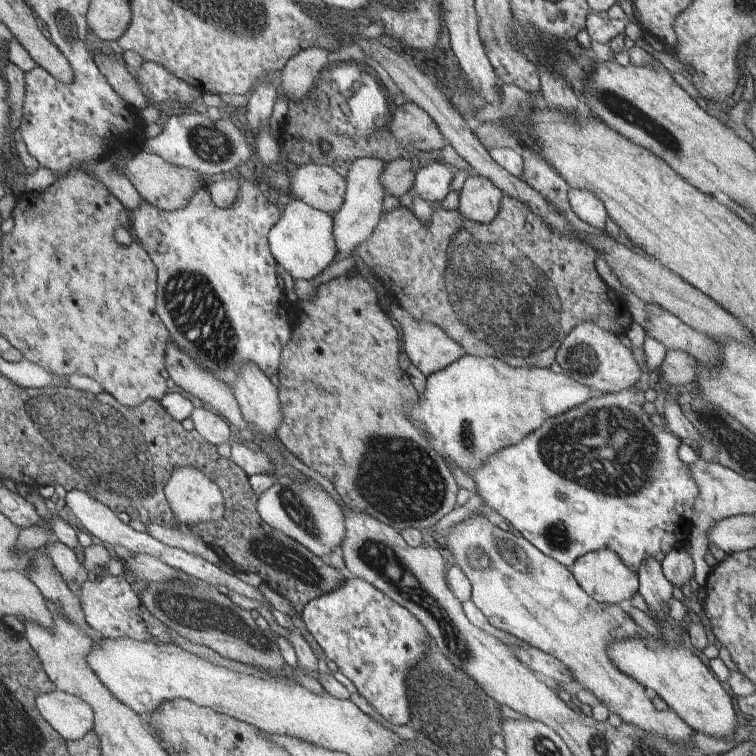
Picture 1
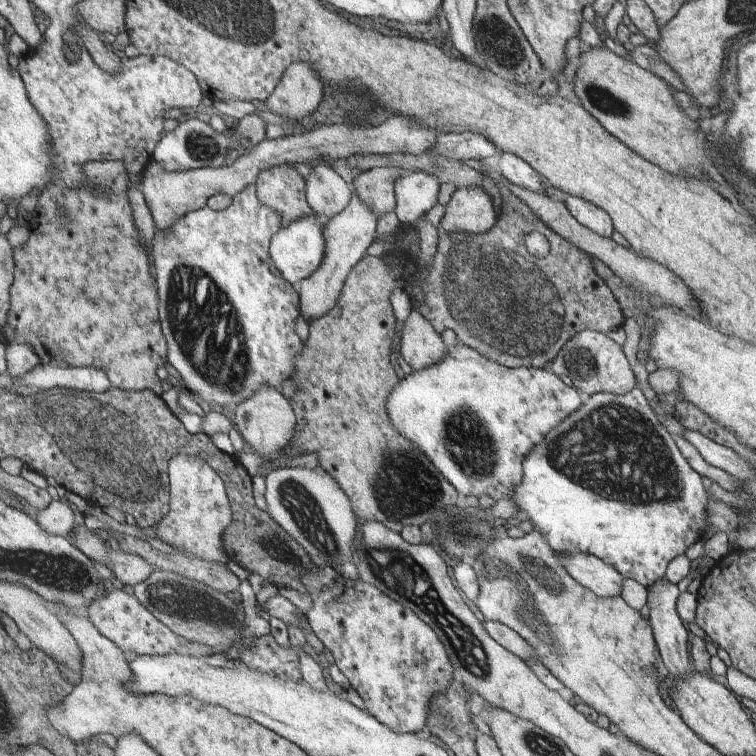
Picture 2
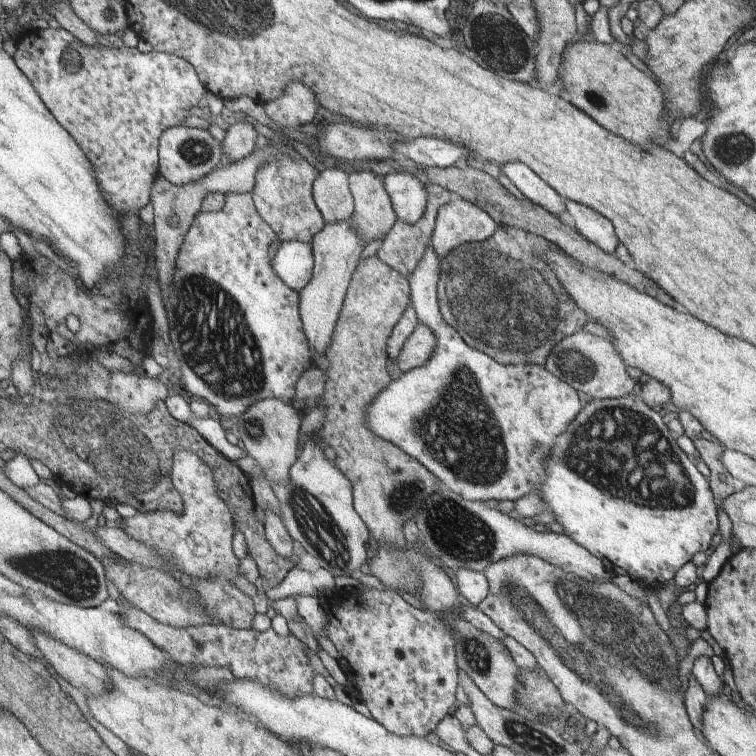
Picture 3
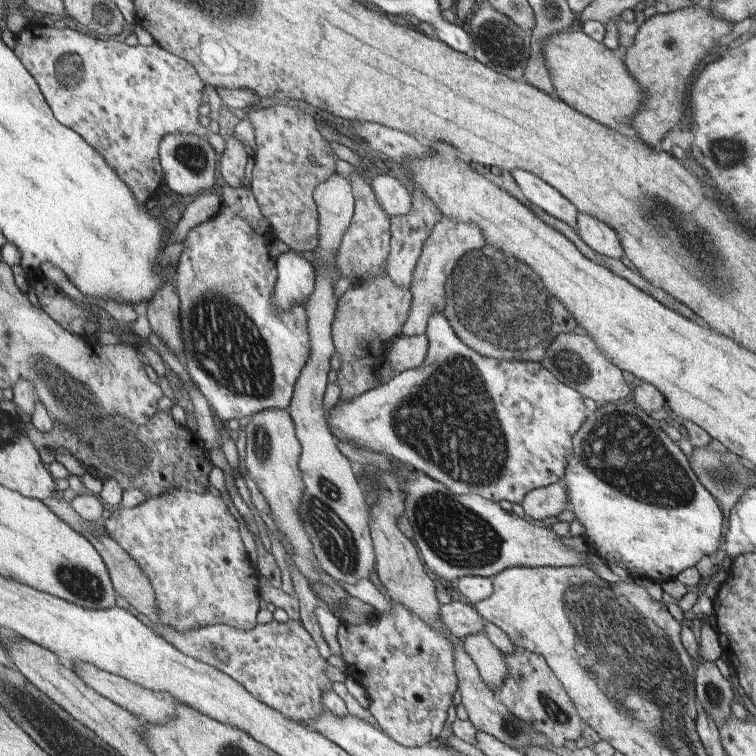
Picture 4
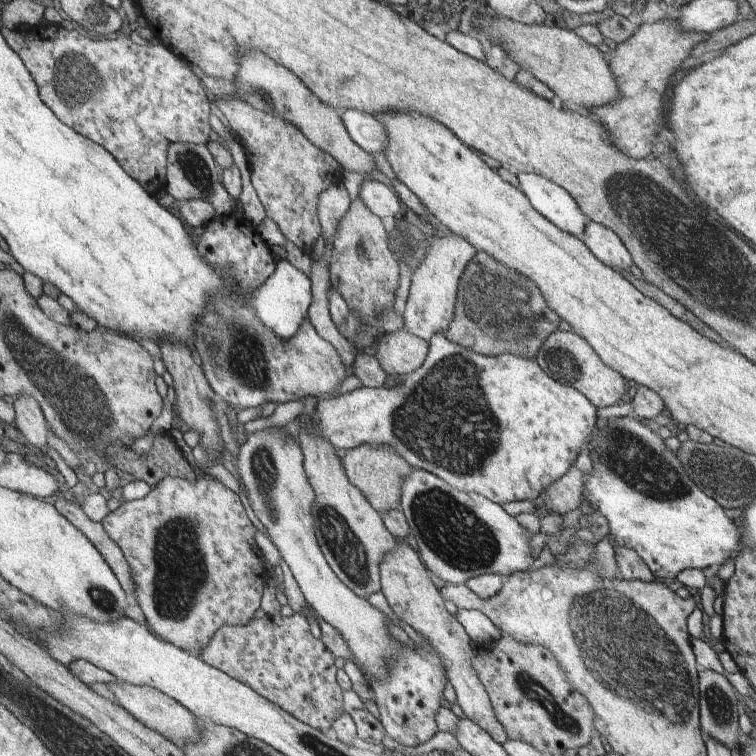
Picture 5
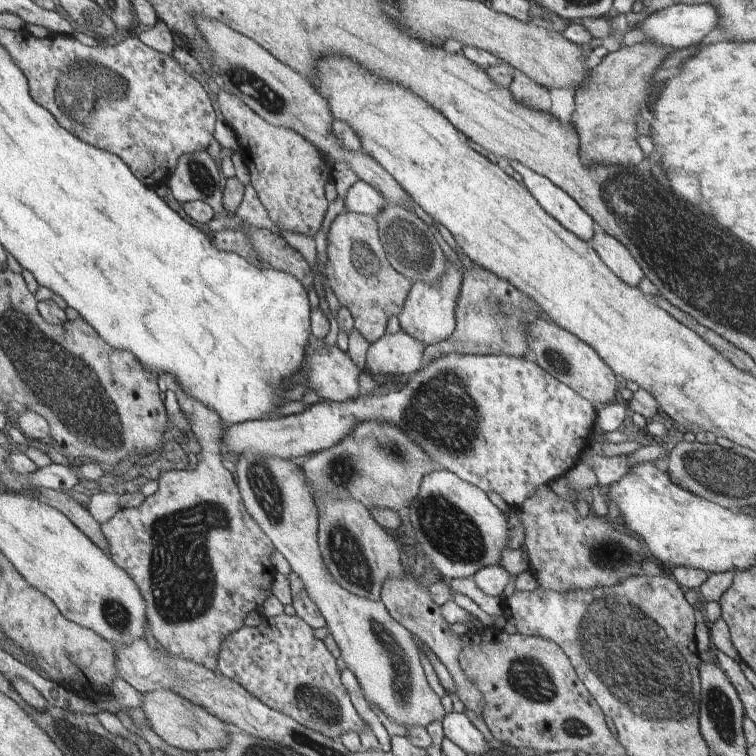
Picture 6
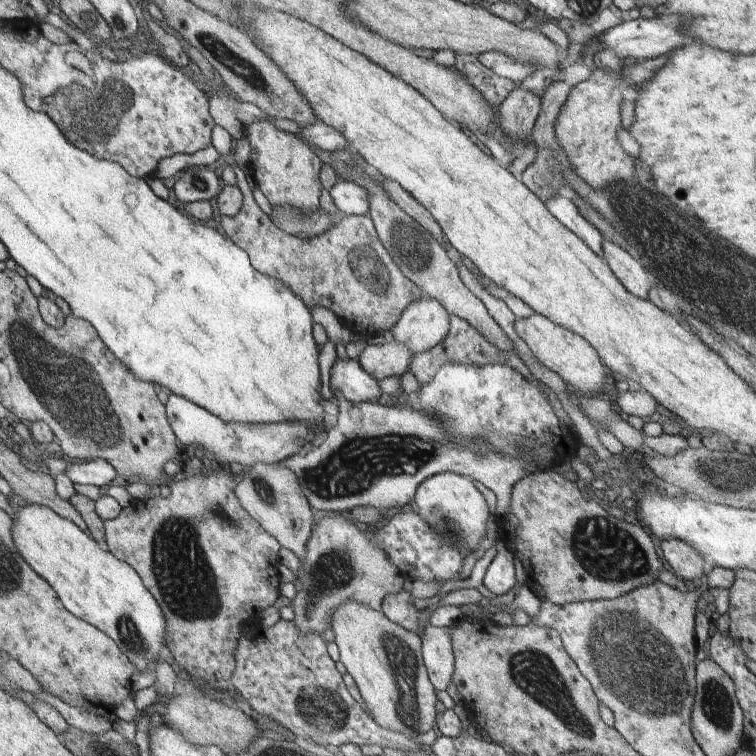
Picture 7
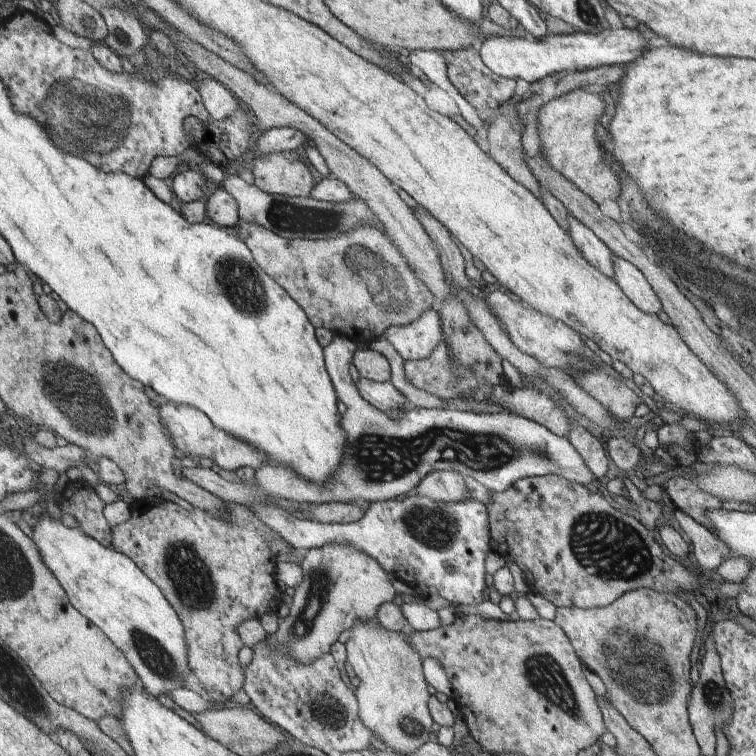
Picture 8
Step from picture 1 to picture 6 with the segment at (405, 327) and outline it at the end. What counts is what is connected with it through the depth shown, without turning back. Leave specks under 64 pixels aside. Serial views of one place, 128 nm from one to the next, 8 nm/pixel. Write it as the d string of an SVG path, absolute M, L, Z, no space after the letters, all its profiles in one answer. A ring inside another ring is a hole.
M405 332L384 334L369 344L367 370L371 374L391 374L403 380L423 367L425 350L419 340Z

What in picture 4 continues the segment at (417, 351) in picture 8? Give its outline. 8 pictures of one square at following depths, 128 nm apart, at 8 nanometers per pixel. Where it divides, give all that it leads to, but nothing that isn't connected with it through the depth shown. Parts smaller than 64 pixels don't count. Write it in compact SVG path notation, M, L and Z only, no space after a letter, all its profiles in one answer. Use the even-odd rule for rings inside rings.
M443 216L433 228L423 244L418 257L413 279L409 286L411 292L411 310L407 322L399 335L415 337L427 332L429 319L437 313L444 312L447 306L446 286L451 278L456 264L470 251L477 251L486 245L486 241L479 225L474 223L455 223L452 219Z

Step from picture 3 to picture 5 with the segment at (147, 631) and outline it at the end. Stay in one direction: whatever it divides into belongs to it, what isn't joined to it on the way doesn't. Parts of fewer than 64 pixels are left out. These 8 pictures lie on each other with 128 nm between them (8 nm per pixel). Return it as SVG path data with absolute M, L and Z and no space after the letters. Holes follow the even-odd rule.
M294 613L291 617L266 614L244 626L221 627L216 630L209 646L200 650L200 657L209 665L243 681L260 696L323 733L334 727L333 723L345 713L332 712L330 722L330 700L332 710L342 702L342 690L336 682L338 668L334 666L334 656L330 656L332 654L322 641L312 636L308 622L300 613Z

